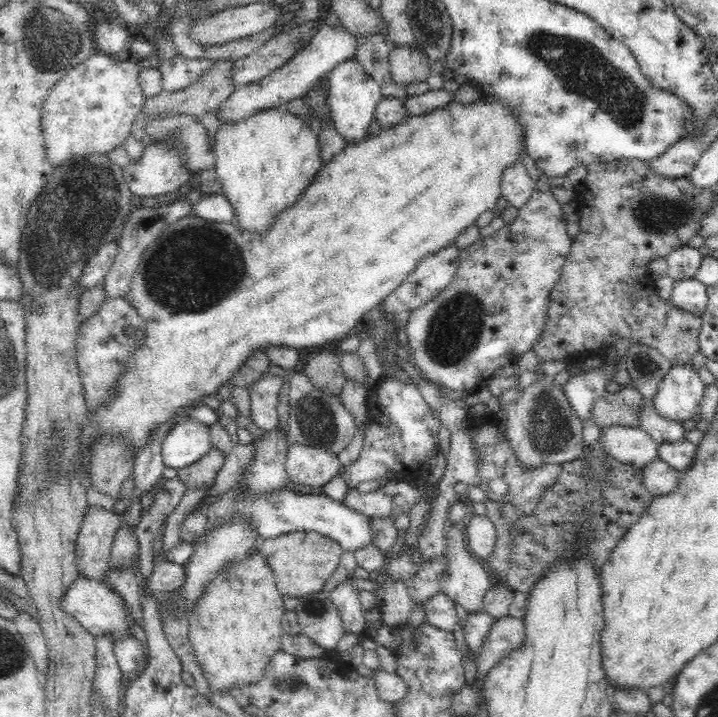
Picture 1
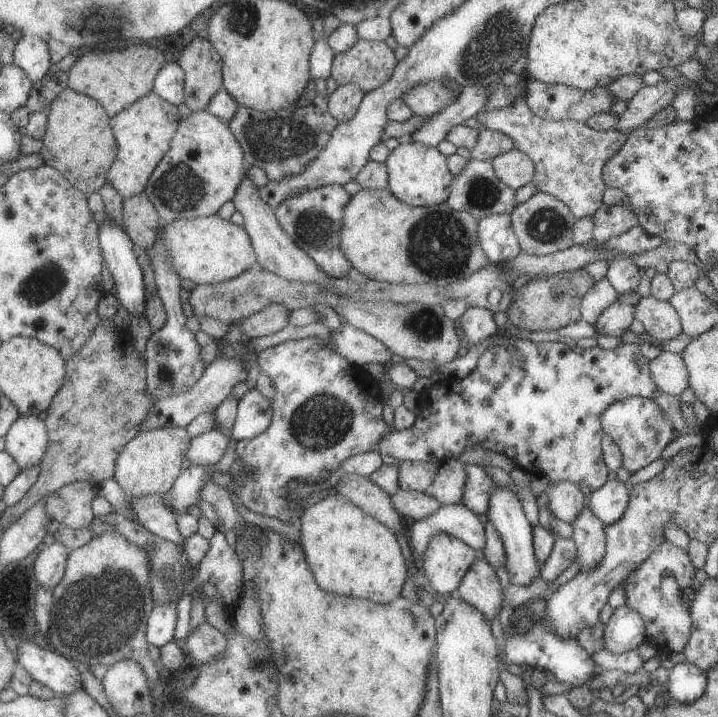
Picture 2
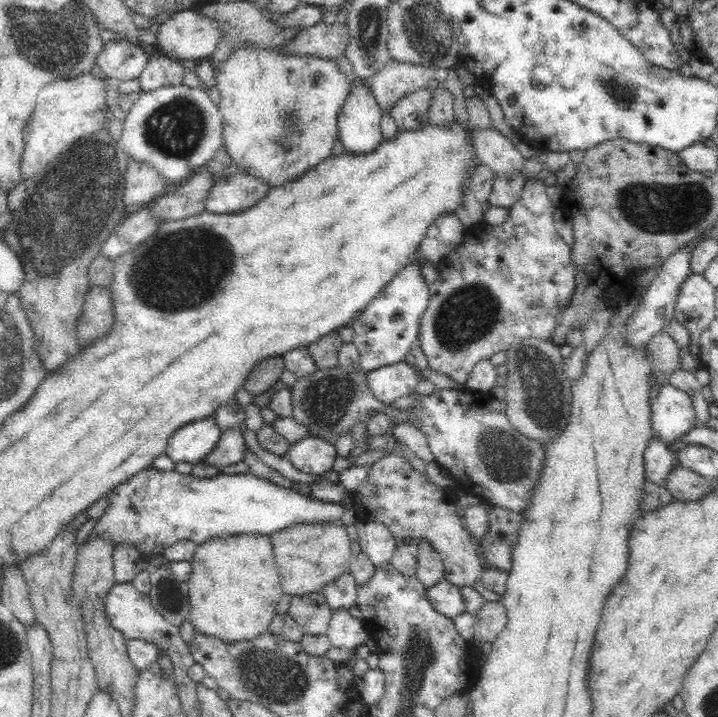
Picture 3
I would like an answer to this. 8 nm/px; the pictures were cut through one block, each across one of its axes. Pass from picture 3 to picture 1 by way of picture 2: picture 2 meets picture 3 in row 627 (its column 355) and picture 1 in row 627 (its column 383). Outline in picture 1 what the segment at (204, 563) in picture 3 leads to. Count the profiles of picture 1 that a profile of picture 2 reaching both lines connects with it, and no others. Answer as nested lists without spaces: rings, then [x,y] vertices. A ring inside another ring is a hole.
[[[256,548],[243,559],[232,561],[222,567],[203,591],[204,594],[200,596],[189,615],[188,636],[192,654],[202,669],[210,689],[212,692],[223,690],[230,694],[236,685],[239,687],[246,683],[257,683],[269,658],[280,650],[281,636],[285,633],[281,625],[281,616],[285,612],[283,596],[277,589],[272,567]]]

